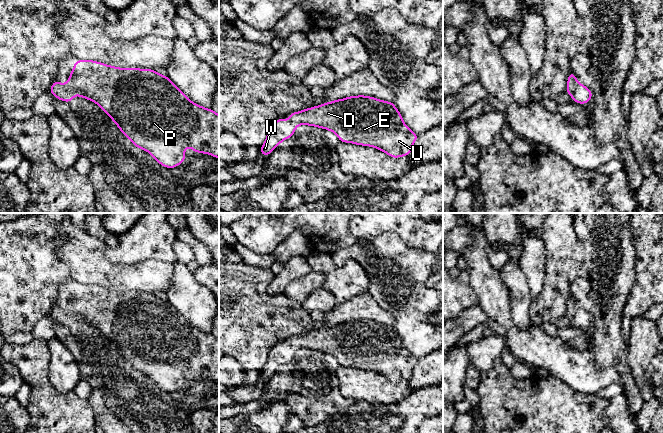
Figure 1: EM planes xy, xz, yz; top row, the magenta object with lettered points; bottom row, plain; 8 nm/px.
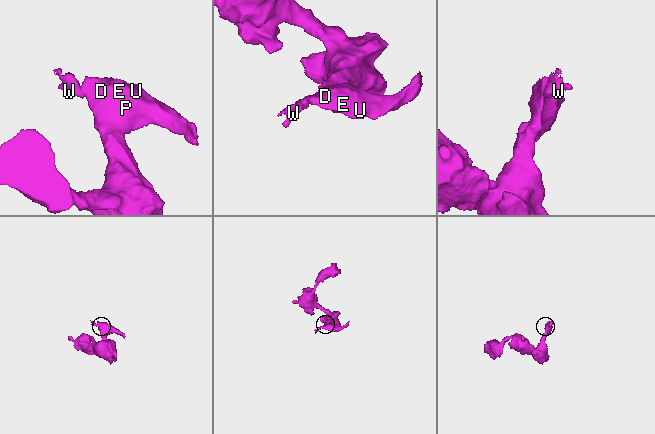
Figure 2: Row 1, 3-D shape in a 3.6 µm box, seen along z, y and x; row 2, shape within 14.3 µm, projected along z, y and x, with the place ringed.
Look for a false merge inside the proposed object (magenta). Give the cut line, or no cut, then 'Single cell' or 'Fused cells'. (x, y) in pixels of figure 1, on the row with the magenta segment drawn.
No split. Single cell

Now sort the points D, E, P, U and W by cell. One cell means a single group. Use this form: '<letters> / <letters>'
D E P U W

